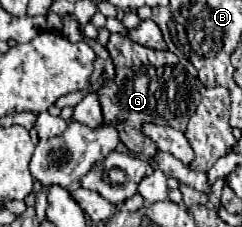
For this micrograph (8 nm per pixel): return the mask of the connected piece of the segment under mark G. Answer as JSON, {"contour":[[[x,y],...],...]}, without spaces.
{"contour":[[[111,33],[107,51],[113,59],[115,77],[105,77],[97,95],[103,109],[103,123],[119,131],[121,143],[141,159],[153,159],[157,145],[143,133],[145,123],[169,125],[177,131],[187,129],[187,121],[199,103],[199,79],[191,61],[179,59],[171,51],[155,51],[143,47],[129,37]]]}

